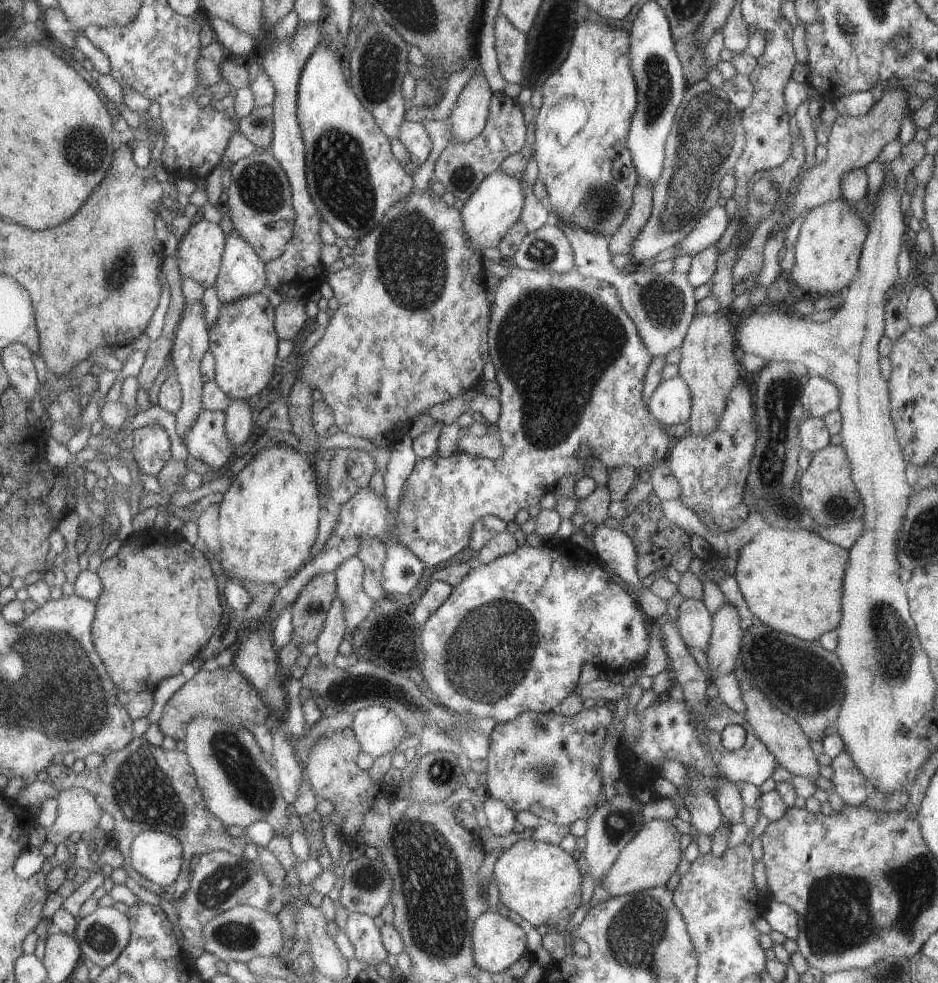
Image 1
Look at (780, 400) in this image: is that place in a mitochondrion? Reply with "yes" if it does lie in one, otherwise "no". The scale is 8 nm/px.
yes

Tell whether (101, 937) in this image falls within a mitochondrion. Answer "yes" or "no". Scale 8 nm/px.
yes

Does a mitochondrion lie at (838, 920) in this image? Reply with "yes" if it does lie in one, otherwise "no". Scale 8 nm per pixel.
yes

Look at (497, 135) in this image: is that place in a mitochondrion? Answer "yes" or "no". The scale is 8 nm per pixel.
no

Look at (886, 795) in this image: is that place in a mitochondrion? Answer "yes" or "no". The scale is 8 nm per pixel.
no

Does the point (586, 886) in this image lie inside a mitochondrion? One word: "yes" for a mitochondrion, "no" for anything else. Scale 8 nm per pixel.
no

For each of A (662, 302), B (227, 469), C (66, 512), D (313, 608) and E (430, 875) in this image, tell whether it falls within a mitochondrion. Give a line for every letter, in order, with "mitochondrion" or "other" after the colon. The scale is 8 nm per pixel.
A: mitochondrion
B: other
C: other
D: mitochondrion
E: mitochondrion

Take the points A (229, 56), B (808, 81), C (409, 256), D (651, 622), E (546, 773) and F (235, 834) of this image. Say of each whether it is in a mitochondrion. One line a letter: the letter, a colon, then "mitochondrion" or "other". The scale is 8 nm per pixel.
A: other
B: other
C: mitochondrion
D: other
E: mitochondrion
F: other

